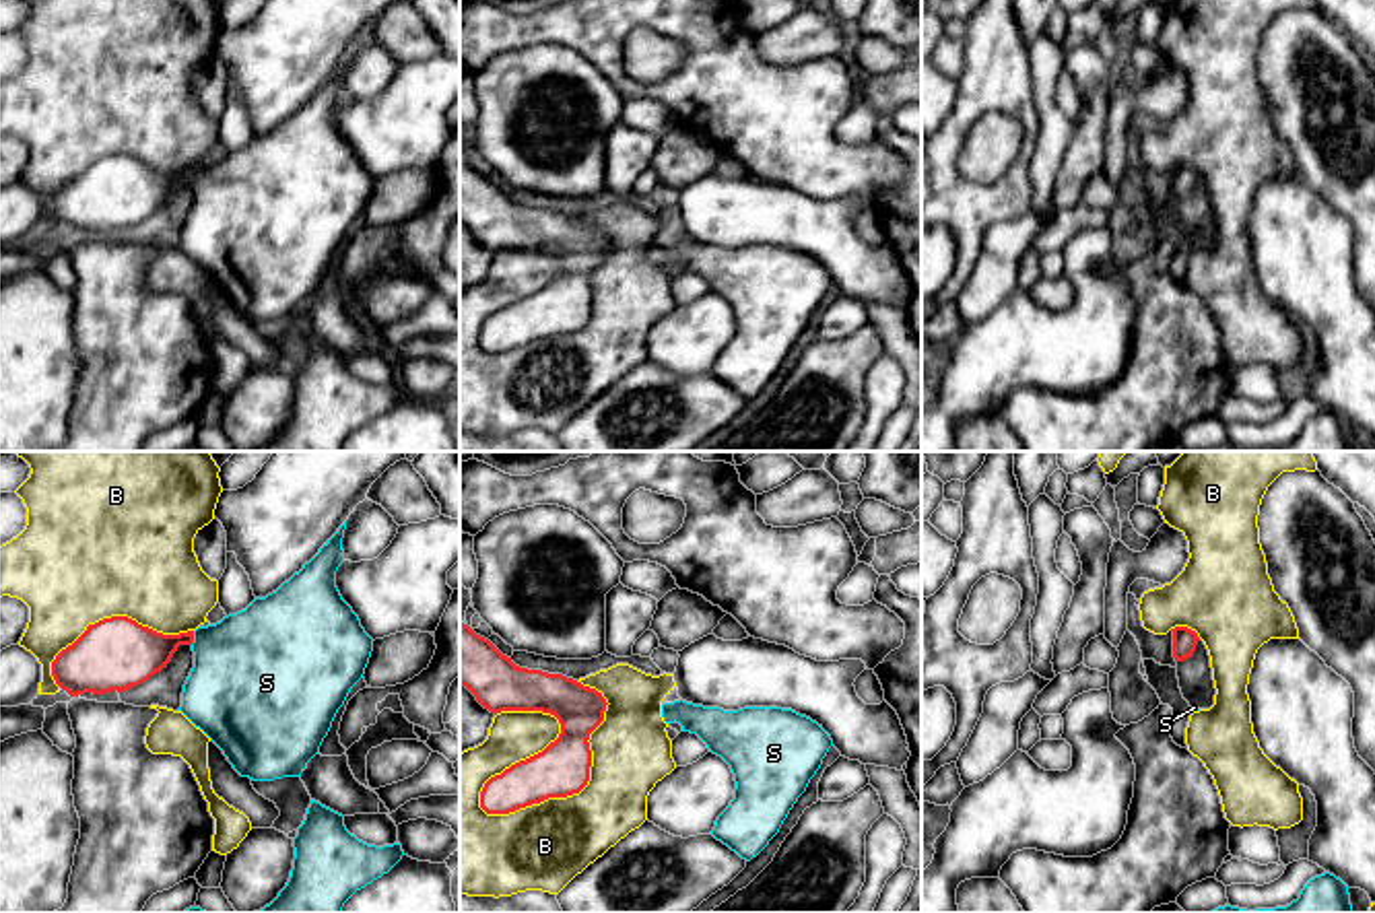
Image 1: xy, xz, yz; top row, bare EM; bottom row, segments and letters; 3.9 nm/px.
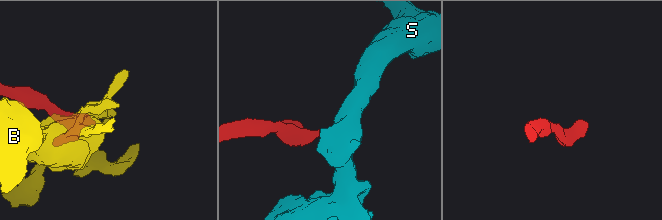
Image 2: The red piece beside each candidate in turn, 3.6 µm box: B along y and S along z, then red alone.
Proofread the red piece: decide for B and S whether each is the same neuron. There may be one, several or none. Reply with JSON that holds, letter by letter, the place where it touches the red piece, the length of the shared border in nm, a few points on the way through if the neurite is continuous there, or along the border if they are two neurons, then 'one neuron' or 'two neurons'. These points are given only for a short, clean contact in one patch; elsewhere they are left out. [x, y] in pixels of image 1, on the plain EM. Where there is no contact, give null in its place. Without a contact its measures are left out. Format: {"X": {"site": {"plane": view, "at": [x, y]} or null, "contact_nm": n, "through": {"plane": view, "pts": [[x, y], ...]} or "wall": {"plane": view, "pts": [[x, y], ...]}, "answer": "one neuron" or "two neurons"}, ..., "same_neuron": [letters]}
{"B": {"site": {"plane": "xz", "at": [582, 326]}, "contact_nm": 650, "answer": "two neurons"}, "S": {"site": {"plane": "xy", "at": [192, 176]}, "contact_nm": 60, "through": {"plane": "xy", "pts": [[130, 192], [192, 176], [211, 182], [248, 207]]}, "answer": "one neuron"}, "same_neuron": ["S"]}

